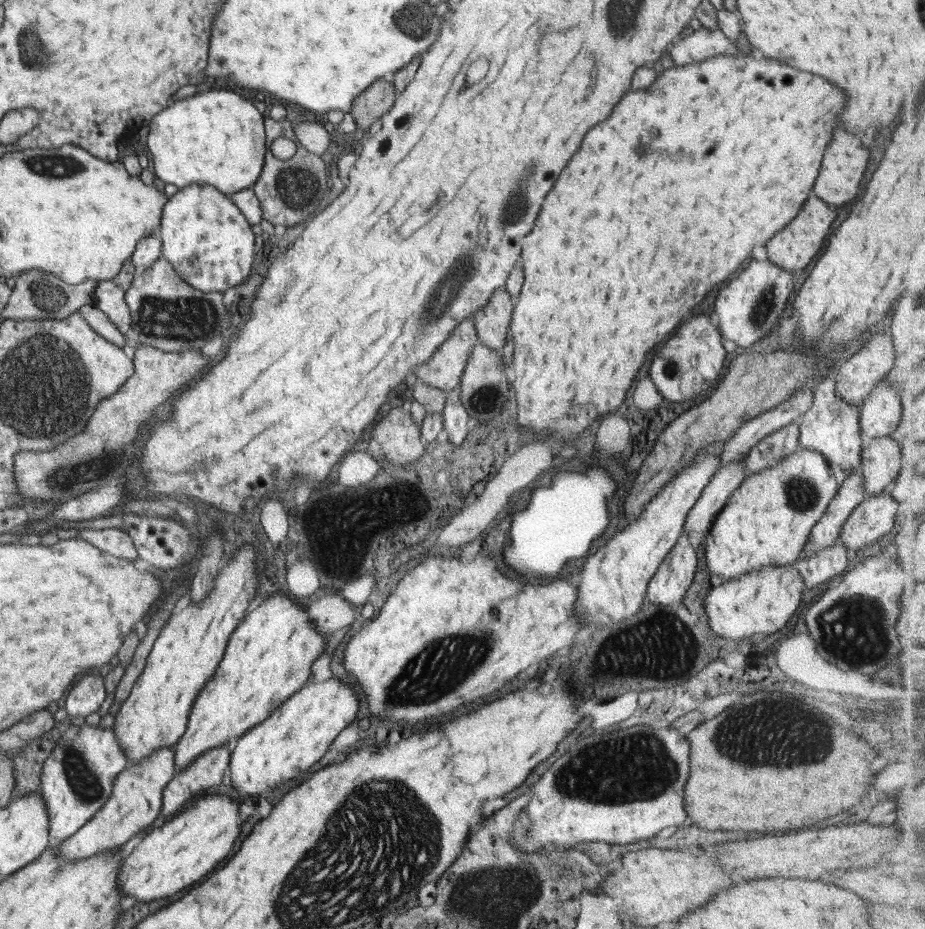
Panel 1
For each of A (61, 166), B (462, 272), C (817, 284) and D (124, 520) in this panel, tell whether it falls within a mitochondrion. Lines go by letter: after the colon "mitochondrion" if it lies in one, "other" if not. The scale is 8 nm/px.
A: mitochondrion
B: mitochondrion
C: other
D: other

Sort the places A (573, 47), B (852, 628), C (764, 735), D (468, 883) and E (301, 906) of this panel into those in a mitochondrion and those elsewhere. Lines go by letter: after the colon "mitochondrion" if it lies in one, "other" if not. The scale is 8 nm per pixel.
A: other
B: mitochondrion
C: mitochondrion
D: mitochondrion
E: mitochondrion

